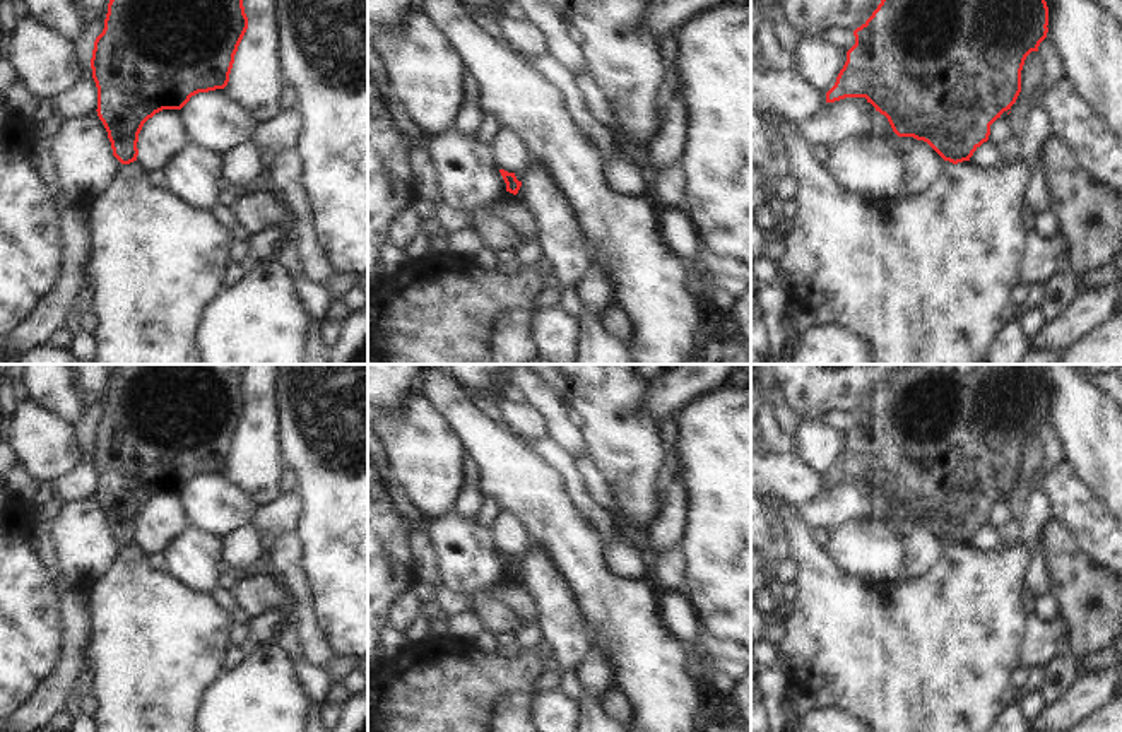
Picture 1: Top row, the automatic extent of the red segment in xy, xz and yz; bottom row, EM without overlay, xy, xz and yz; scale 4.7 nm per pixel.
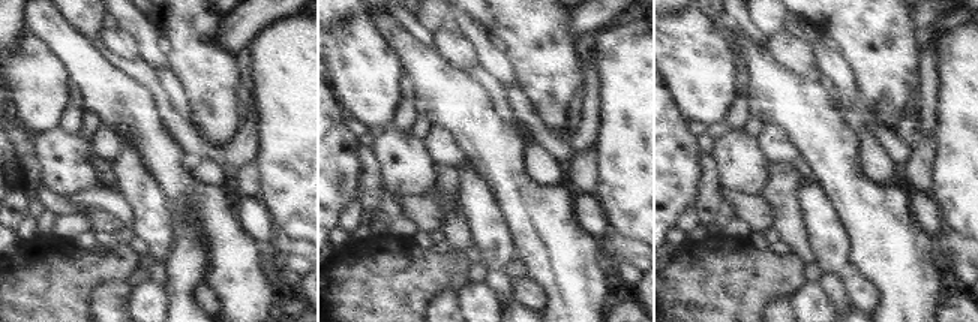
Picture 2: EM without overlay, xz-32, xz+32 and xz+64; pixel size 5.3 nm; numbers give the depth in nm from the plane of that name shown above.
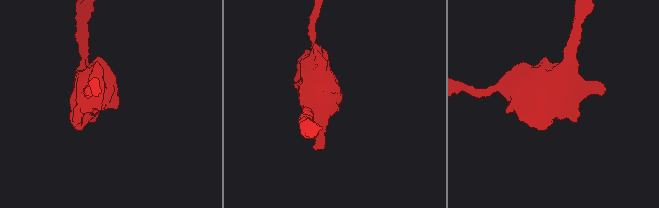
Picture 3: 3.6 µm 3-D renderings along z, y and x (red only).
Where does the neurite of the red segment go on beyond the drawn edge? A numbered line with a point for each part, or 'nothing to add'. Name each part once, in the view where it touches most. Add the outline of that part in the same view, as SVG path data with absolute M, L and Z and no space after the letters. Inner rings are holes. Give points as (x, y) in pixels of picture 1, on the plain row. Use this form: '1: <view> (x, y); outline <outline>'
nothing to add

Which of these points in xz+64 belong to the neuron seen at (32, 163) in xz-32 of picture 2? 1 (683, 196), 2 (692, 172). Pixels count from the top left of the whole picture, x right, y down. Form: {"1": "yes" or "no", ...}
{"1": "no", "2": "no"}

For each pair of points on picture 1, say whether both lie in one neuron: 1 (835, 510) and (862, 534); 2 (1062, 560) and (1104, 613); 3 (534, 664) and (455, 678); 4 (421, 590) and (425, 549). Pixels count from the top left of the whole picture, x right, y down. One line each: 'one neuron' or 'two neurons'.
1: two neurons
2: one neuron
3: one neuron
4: one neuron

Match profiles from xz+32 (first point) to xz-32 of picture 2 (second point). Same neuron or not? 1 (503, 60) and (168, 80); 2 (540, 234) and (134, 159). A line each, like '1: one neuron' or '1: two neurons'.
1: two neurons
2: two neurons

